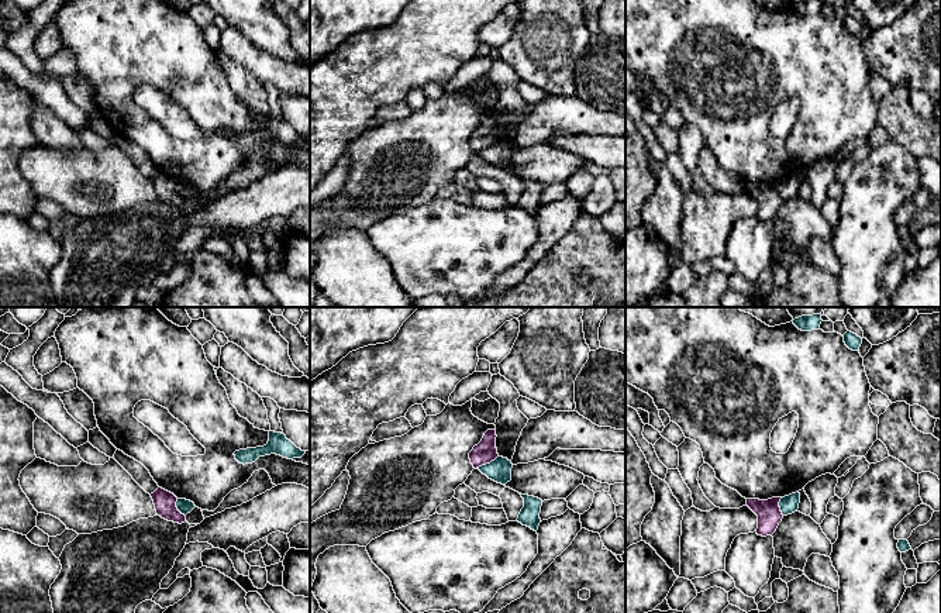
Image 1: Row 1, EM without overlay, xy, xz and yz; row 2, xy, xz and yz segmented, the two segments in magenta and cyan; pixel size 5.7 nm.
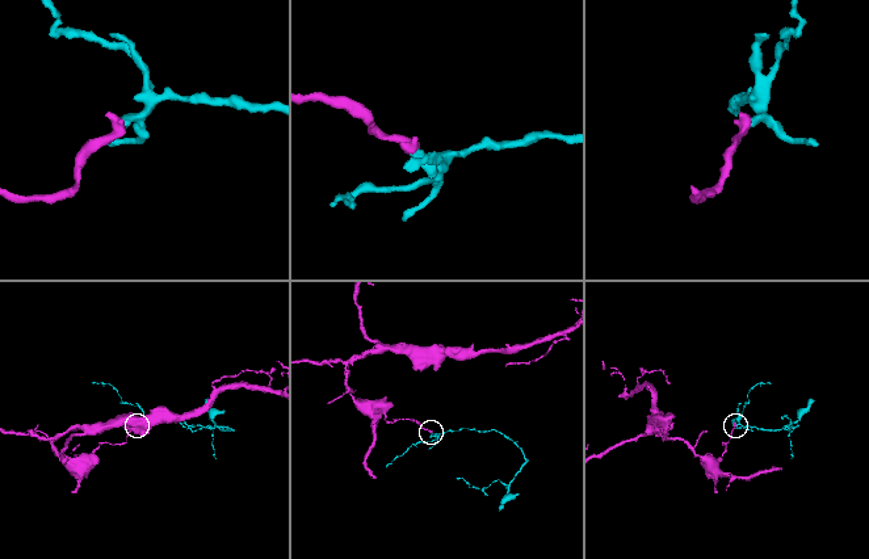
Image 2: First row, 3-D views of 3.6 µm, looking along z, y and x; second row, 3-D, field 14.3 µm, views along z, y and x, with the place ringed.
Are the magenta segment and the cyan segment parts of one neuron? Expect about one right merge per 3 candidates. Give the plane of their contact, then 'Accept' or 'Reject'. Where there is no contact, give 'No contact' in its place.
Touches magenta in xz. Reject

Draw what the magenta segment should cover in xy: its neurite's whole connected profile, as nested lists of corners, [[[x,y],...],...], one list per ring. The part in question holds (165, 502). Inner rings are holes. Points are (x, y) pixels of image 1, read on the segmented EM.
[[[158,488],[154,493],[151,493],[151,497],[158,516],[179,524],[186,521],[186,516],[182,514],[176,507],[177,497],[173,493]]]

